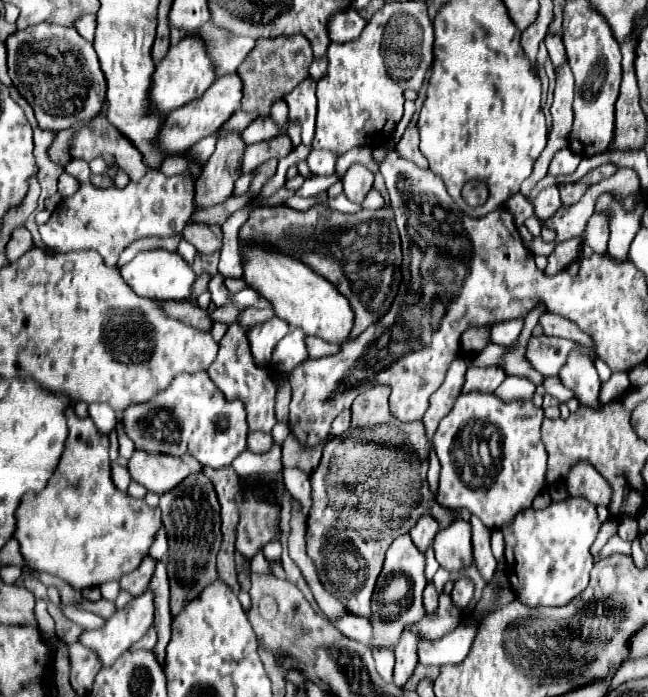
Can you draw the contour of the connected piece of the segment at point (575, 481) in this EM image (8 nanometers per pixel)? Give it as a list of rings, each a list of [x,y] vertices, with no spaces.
[[[580,461],[570,467],[570,471],[566,475],[565,487],[568,487],[570,497],[580,496],[588,499],[594,505],[610,507],[610,497],[612,497],[610,485],[586,461]]]

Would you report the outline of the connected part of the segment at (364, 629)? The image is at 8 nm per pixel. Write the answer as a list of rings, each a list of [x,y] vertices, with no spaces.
[[[342,615],[332,621],[332,625],[344,635],[354,641],[360,641],[364,645],[370,643],[372,639],[372,625],[364,617],[354,617],[354,615]]]

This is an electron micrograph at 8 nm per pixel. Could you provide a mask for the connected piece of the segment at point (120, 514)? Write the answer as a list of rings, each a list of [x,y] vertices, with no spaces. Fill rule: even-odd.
[[[72,409],[66,411],[68,417],[68,439],[62,459],[56,467],[54,477],[36,497],[26,494],[16,511],[16,533],[20,551],[26,563],[36,569],[64,579],[78,591],[100,587],[106,581],[118,581],[122,575],[138,569],[140,561],[148,555],[156,533],[162,529],[160,509],[150,509],[144,499],[132,499],[118,491],[110,479],[110,459],[108,459],[108,437],[100,435],[90,417],[78,419]]]

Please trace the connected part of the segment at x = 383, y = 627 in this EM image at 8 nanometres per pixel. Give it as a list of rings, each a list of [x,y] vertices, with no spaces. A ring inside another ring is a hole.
[[[408,535],[398,537],[390,545],[382,573],[378,575],[378,581],[376,581],[376,589],[372,595],[372,607],[370,607],[372,609],[370,621],[374,625],[374,641],[370,645],[374,649],[394,649],[402,631],[410,623],[416,623],[426,615],[424,603],[422,603],[422,591],[426,587],[424,567],[426,567],[424,555],[416,549],[416,545],[412,543]]]

